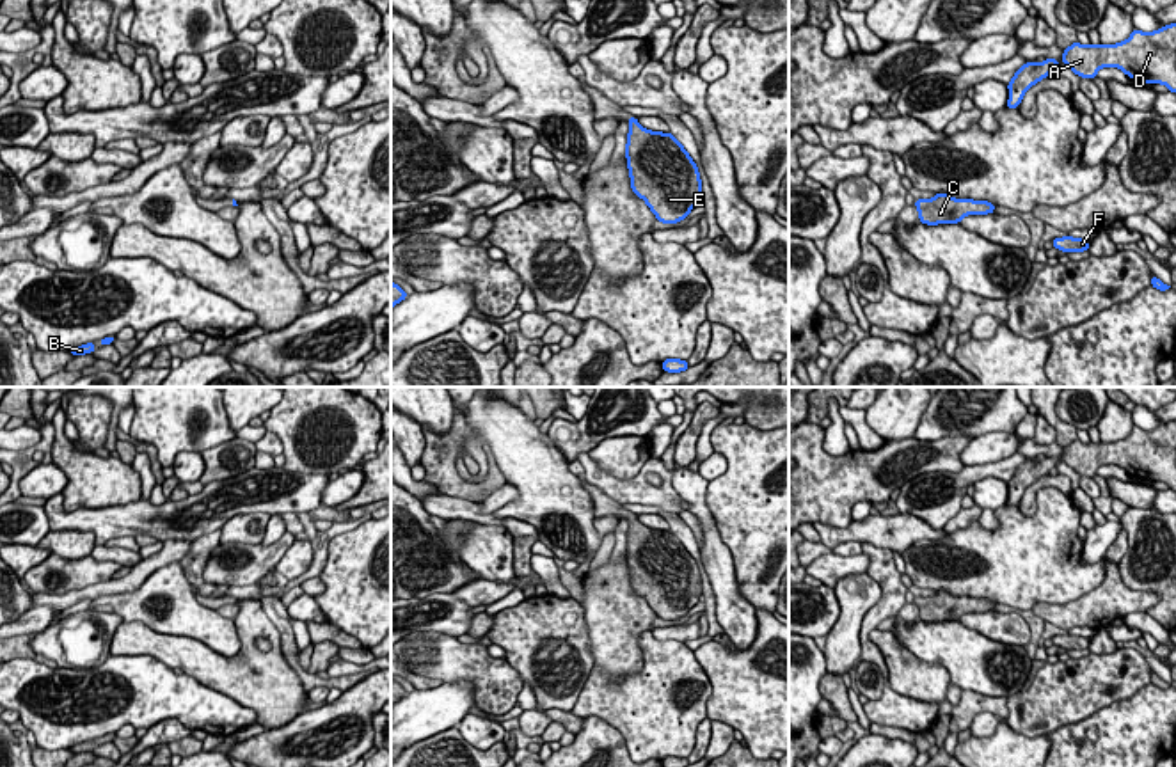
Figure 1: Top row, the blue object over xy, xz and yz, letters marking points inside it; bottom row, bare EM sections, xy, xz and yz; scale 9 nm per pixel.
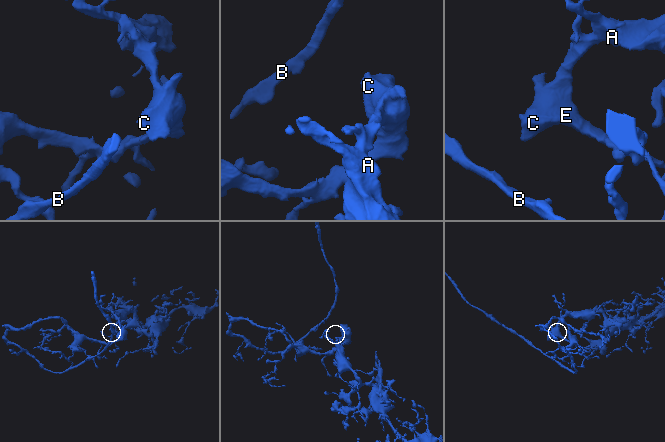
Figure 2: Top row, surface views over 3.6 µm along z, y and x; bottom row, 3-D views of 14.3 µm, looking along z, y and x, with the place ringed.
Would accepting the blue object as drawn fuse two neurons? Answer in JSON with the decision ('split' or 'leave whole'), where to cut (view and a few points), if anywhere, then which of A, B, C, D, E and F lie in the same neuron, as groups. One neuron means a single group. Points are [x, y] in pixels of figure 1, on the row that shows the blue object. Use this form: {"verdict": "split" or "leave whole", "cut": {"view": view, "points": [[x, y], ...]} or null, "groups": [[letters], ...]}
{"verdict": "leave whole", "cut": null, "groups": [["A", "B", "C", "D", "E", "F"]]}

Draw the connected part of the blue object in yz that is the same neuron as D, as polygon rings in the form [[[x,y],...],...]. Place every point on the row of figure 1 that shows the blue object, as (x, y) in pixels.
[[[1176,23],[1162,27],[1155,32],[1140,32],[1133,28],[1132,36],[1117,44],[1080,44],[1073,43],[1062,53],[1062,62],[1078,76],[1093,80],[1101,67],[1117,67],[1139,83],[1162,83],[1176,92]]]

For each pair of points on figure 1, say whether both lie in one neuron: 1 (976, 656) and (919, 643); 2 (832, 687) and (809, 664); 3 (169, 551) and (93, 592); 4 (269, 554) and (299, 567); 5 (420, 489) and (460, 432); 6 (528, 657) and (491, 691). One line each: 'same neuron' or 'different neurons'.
1: same neuron
2: different neurons
3: same neuron
4: different neurons
5: different neurons
6: different neurons

